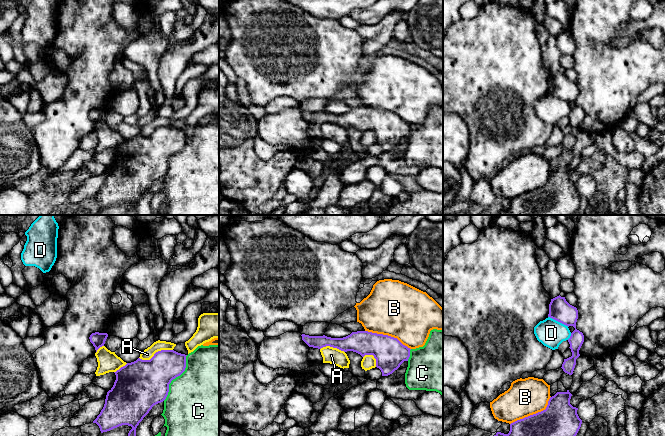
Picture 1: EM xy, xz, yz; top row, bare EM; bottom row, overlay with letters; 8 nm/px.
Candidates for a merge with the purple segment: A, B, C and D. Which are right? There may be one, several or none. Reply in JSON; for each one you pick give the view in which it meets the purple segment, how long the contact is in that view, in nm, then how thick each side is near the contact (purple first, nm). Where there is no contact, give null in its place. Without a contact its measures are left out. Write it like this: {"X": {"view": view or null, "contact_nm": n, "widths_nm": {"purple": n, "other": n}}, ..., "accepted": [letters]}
{"accepted": []}

